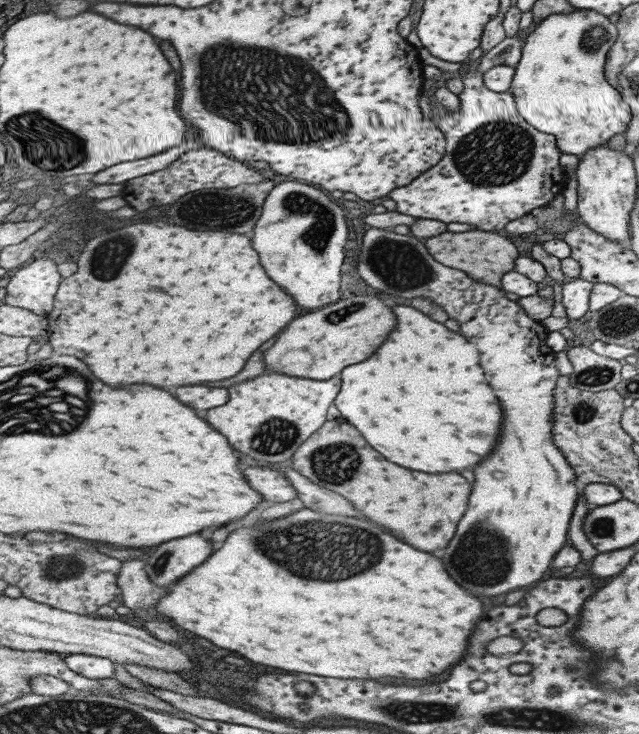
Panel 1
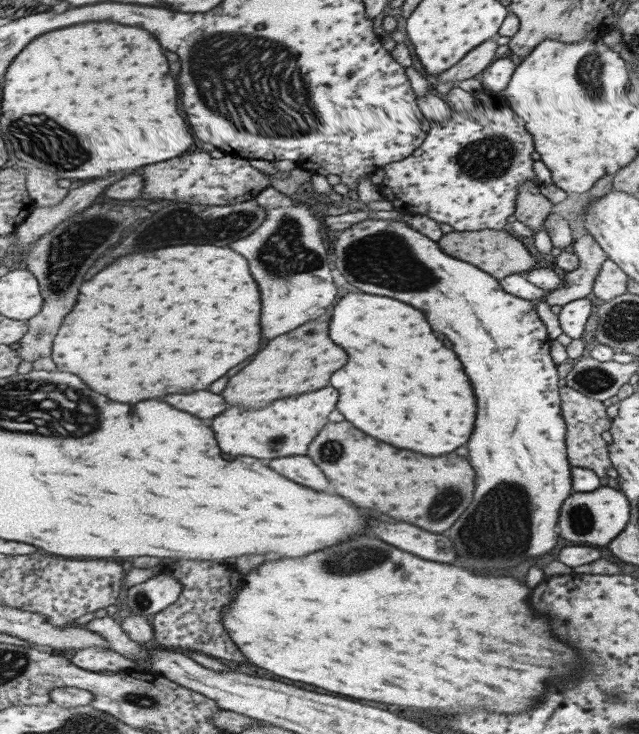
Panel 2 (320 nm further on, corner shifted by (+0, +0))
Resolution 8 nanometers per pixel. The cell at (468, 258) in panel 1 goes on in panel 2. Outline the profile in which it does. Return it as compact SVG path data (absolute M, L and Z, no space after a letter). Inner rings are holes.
M485 230L485 232L451 232L441 238L441 248L449 252L451 256L461 256L461 260L469 260L471 264L477 264L479 268L485 268L485 272L491 273L497 280L511 275L528 274L534 270L537 260L527 250L527 246L515 238L512 232L503 230Z

